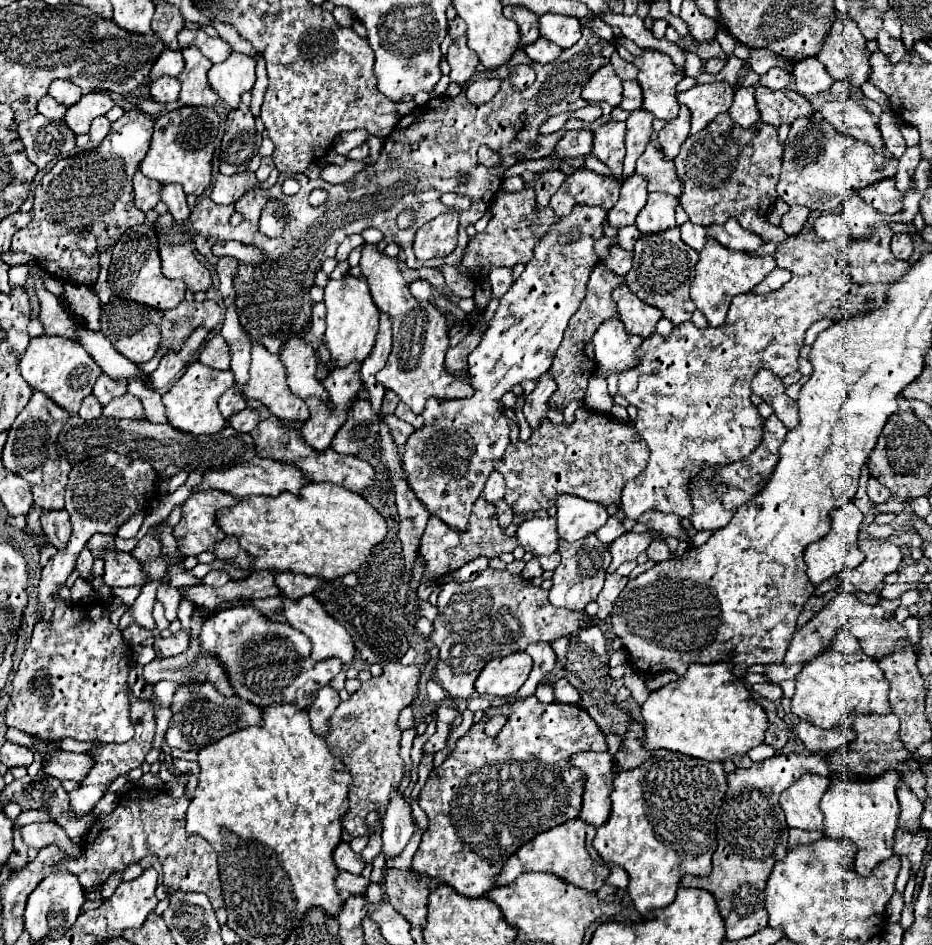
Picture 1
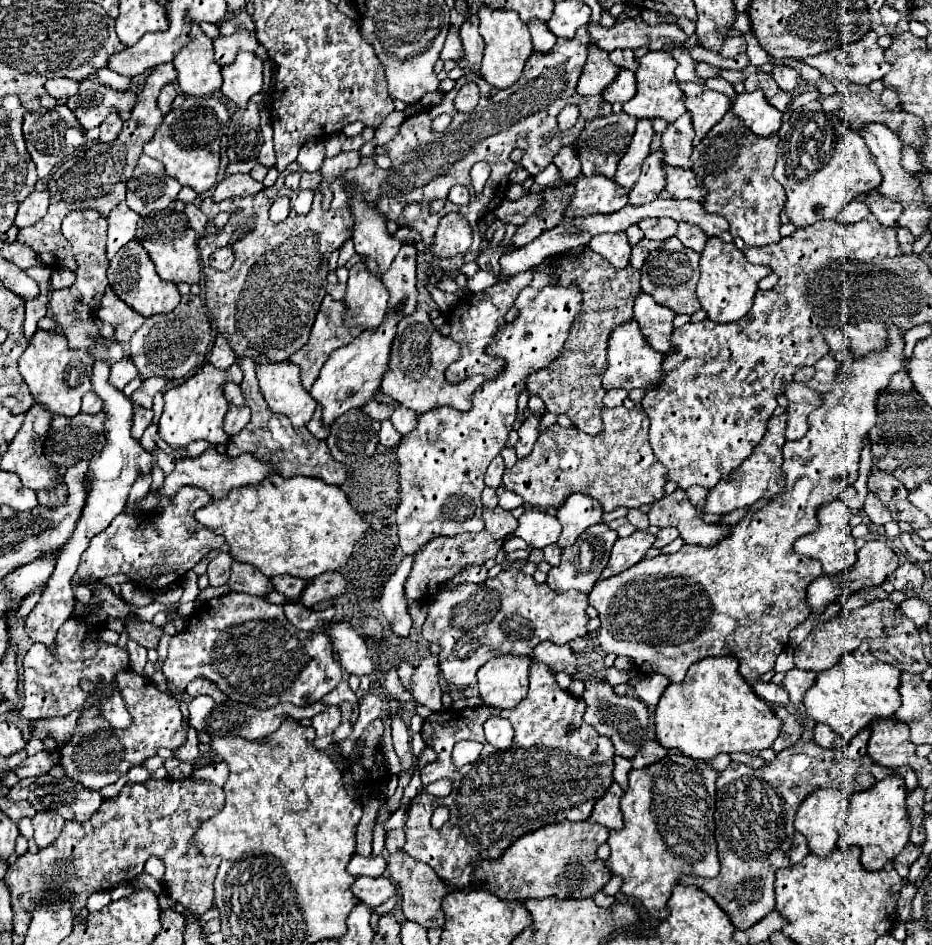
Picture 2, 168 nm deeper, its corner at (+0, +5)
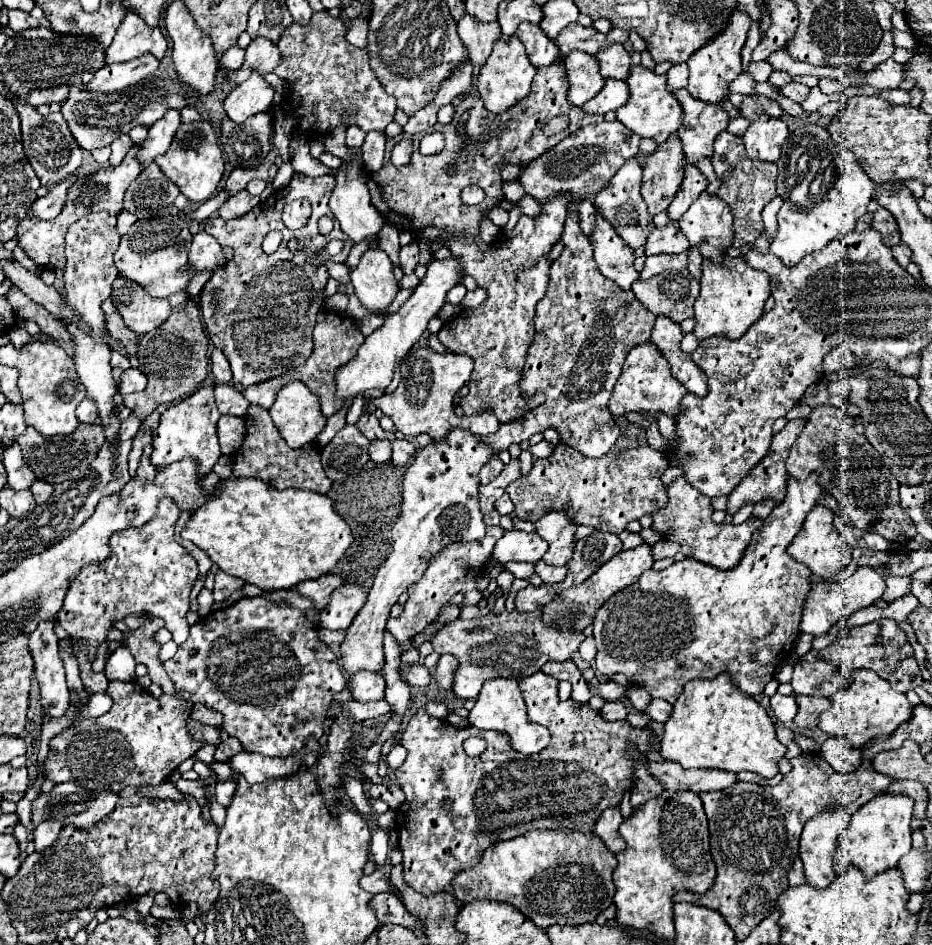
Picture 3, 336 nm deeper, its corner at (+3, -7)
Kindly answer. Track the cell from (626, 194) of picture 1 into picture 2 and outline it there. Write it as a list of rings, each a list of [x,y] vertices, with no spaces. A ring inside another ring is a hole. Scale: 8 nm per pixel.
[[[664,149],[650,153],[644,161],[642,175],[634,185],[634,191],[628,195],[630,205],[646,205],[660,197],[666,187],[666,173],[664,173]]]

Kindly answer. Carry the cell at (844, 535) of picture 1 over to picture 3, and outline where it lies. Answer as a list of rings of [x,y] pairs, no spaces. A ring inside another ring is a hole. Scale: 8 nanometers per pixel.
[[[815,505],[809,511],[809,515],[807,515],[807,519],[803,523],[803,529],[797,533],[793,543],[787,547],[787,553],[795,561],[807,565],[813,571],[813,575],[817,575],[817,577],[821,577],[825,581],[835,579],[843,571],[843,567],[851,561],[851,549],[849,549],[843,535],[839,533],[839,529],[833,523],[833,511],[823,507],[823,505]]]

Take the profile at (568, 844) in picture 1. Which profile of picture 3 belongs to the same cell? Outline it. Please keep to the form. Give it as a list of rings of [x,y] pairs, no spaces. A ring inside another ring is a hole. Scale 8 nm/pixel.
[[[537,829],[525,835],[519,835],[511,841],[501,841],[487,849],[481,861],[467,871],[461,871],[451,881],[453,893],[461,903],[471,901],[501,901],[511,903],[525,917],[529,917],[537,927],[549,925],[581,925],[591,923],[599,913],[603,913],[615,895],[613,869],[617,867],[615,855],[603,845],[603,841],[593,833],[563,831],[563,829]]]

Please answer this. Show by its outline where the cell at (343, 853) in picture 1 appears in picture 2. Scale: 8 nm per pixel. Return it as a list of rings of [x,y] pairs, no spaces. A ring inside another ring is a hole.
[[[354,855],[348,863],[348,873],[354,877],[382,877],[386,871],[386,859],[382,855],[362,857]]]

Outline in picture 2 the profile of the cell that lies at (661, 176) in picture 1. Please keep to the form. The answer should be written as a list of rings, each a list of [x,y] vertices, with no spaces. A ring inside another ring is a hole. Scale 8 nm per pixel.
[[[666,165],[666,175],[668,175],[668,183],[666,183],[666,191],[670,191],[674,195],[674,199],[692,199],[692,201],[700,201],[706,197],[706,189],[702,187],[702,183],[696,179],[696,175],[692,171],[686,169],[676,169],[676,167],[668,167]]]

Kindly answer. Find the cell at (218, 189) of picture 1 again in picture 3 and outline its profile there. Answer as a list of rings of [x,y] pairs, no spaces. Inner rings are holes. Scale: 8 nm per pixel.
[[[239,191],[239,193],[235,193],[233,199],[229,199],[229,201],[225,201],[225,203],[221,205],[219,217],[223,217],[223,219],[241,217],[241,215],[245,215],[247,211],[251,211],[257,203],[259,203],[259,197],[253,197],[253,195],[249,195],[247,191]]]

